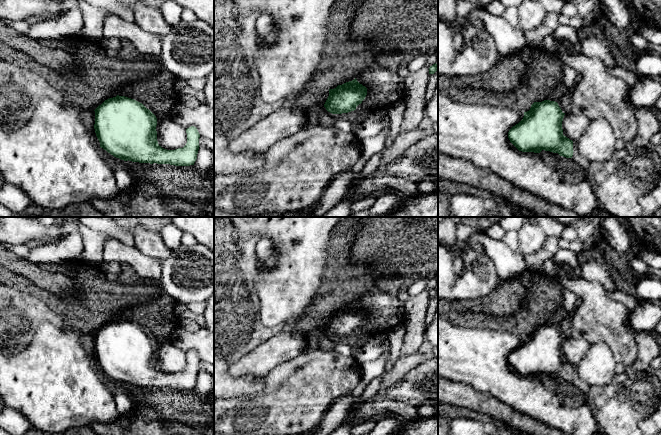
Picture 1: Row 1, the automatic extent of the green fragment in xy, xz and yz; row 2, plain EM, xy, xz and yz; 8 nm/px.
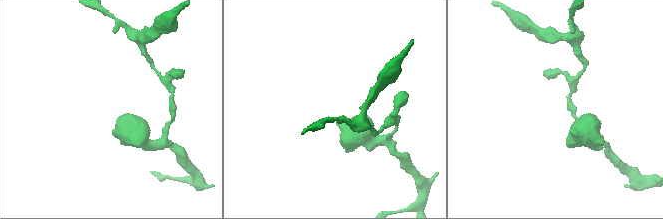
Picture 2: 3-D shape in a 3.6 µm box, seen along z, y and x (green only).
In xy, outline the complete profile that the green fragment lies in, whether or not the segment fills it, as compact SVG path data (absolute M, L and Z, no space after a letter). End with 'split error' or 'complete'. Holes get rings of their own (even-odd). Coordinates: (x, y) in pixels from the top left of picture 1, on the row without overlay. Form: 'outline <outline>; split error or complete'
outline M117 319L94 335L100 371L114 381L139 387L194 389L200 371L196 351L186 353L187 367L183 372L167 374L157 365L156 340L142 327Z; complete

